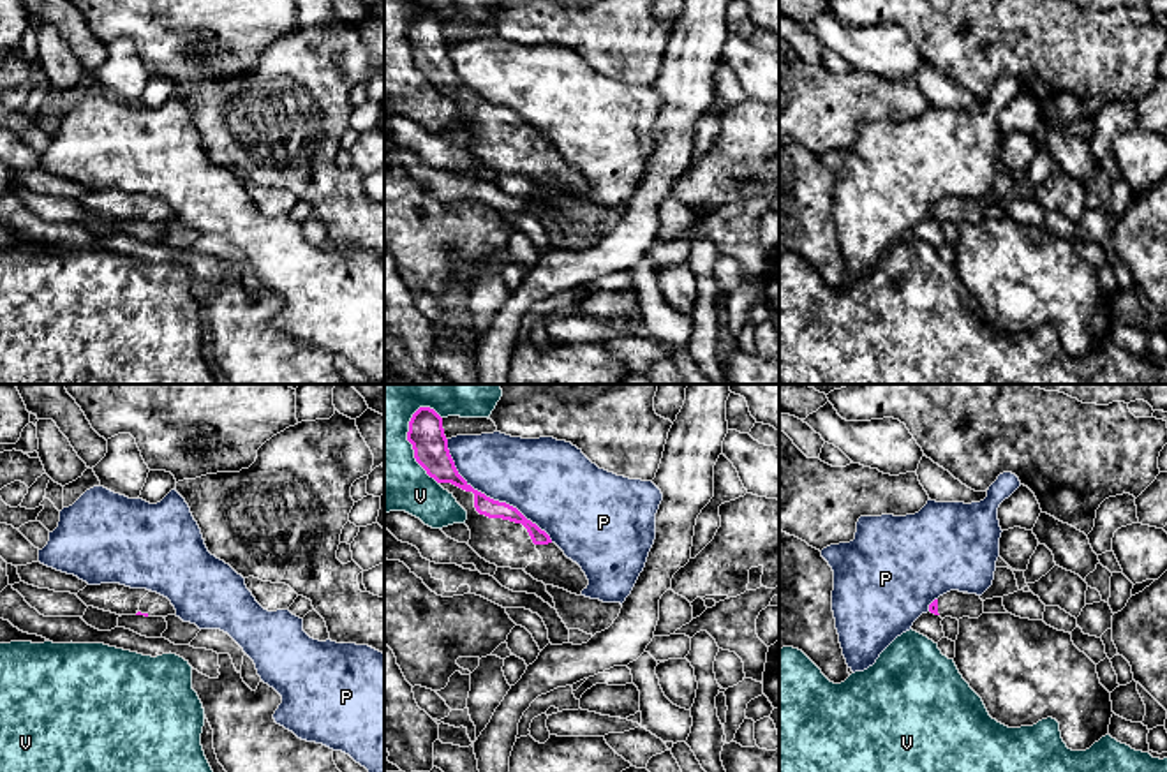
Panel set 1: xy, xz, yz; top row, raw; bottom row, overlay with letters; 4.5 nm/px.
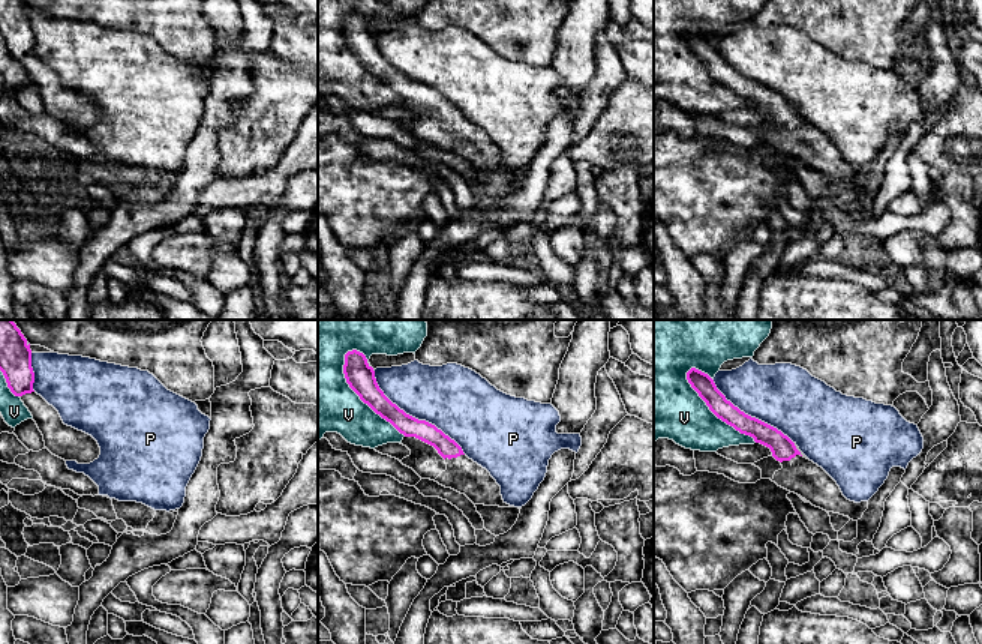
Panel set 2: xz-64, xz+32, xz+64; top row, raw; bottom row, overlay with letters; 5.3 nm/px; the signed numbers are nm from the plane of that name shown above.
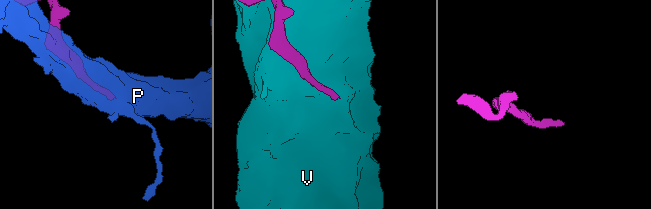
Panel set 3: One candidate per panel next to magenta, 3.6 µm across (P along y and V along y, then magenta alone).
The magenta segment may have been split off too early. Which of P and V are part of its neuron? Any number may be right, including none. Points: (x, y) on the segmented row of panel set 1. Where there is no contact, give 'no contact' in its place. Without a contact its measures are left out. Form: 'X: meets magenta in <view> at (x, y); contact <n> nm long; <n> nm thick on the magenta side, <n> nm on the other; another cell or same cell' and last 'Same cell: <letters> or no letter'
P: meets magenta in xz at (489, 497); contact 700 nm long; 120 nm thick on the magenta side, 360 nm on the other; another cell
V: meets magenta in xz at (411, 443); contact 360 nm long; 160 nm thick on the magenta side, 320 nm on the other; another cell
Same cell: no letter

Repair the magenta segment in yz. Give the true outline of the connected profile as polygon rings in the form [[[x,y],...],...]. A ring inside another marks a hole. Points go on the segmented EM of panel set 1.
[[[950,590],[929,605],[929,612],[941,619],[978,619],[984,613],[984,601],[977,594]]]

